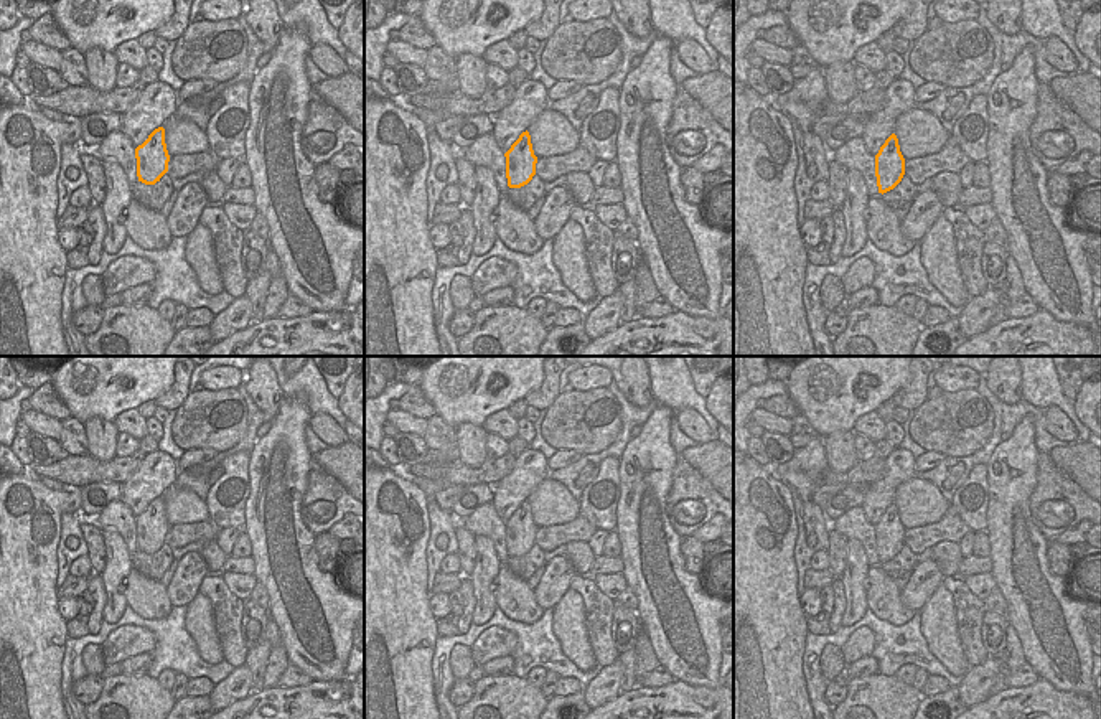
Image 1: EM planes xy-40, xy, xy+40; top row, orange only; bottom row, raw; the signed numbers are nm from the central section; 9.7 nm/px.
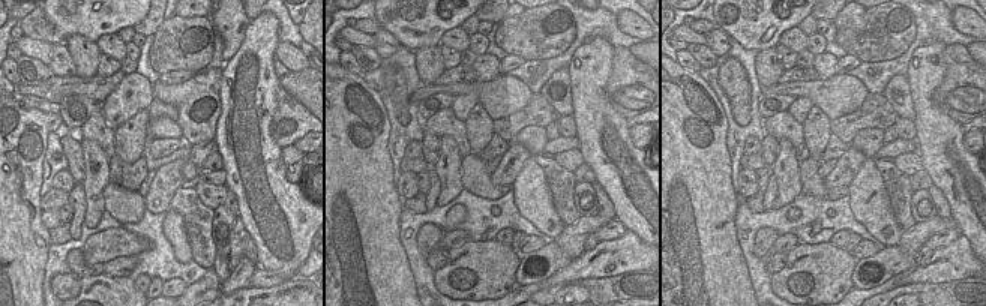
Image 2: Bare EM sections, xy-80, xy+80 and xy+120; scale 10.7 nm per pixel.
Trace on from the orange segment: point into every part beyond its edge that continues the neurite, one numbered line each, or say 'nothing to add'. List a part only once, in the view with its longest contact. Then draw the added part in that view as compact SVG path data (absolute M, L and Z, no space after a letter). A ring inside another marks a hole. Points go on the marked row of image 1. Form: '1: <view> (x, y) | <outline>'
1: xy-40 (183, 137) | M173 120L165 125L165 143L170 157L191 155L209 150L206 132L203 132L193 120Z

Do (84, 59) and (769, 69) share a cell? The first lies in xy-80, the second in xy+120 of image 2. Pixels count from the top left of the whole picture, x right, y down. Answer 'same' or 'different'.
same

